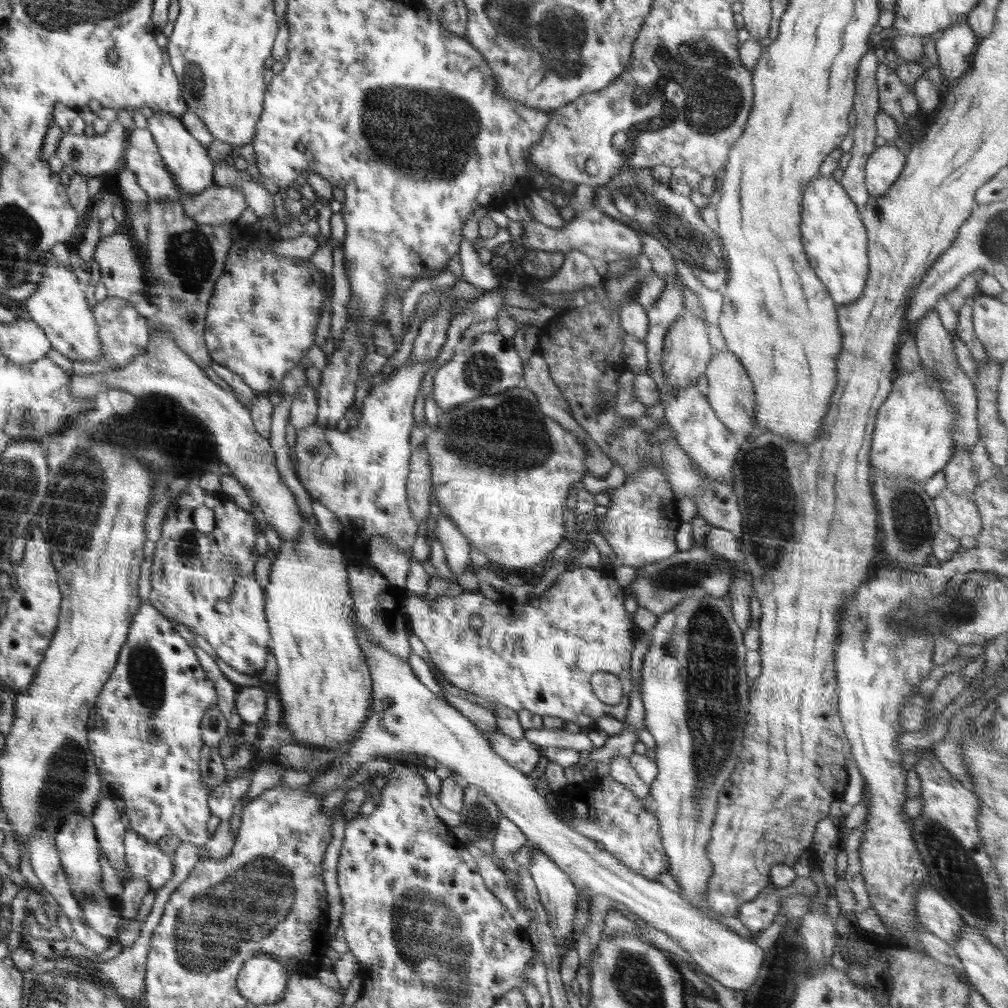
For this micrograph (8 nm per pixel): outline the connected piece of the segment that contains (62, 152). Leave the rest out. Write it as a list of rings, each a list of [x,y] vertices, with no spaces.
[[[120,120],[110,121],[110,125],[104,134],[95,134],[92,137],[86,135],[66,134],[62,136],[55,154],[62,160],[64,166],[72,166],[74,173],[80,173],[87,177],[97,177],[100,174],[116,173],[120,169],[124,158],[127,137],[129,131]]]

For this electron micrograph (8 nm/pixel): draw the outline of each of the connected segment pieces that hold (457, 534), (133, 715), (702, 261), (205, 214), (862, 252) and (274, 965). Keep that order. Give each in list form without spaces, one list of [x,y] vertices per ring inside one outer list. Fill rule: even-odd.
[[[440,512],[434,532],[443,546],[450,572],[454,576],[464,574],[467,571],[468,562],[471,560],[470,544],[446,512]]]
[[[149,601],[142,604],[142,612],[138,616],[134,615],[134,628],[130,628],[130,640],[126,639],[126,648],[122,648],[122,660],[117,660],[118,668],[114,667],[114,676],[110,675],[110,684],[106,684],[106,692],[102,692],[102,700],[98,700],[98,712],[94,712],[95,727],[90,730],[89,740],[93,756],[96,758],[98,768],[101,769],[102,780],[108,782],[113,796],[116,796],[125,802],[125,816],[130,821],[130,830],[136,831],[146,841],[152,844],[158,844],[158,841],[164,837],[178,836],[180,841],[196,846],[202,846],[210,839],[211,834],[206,828],[206,822],[212,812],[208,807],[208,798],[210,798],[210,786],[202,781],[198,761],[200,760],[200,750],[202,750],[202,735],[200,735],[200,720],[208,708],[217,704],[221,713],[228,721],[228,735],[236,737],[236,729],[242,724],[238,711],[236,711],[236,694],[238,687],[228,679],[216,665],[216,661],[208,653],[204,652],[200,646],[194,644],[190,647],[186,639],[178,634],[174,624],[166,618],[160,611],[156,610]]]
[[[621,168],[608,183],[595,186],[594,204],[605,214],[626,226],[661,241],[672,258],[686,264],[690,272],[712,290],[722,291],[729,281],[728,262],[719,235],[700,216],[700,209],[690,197],[670,189],[668,183],[654,179],[652,168]],[[722,258],[722,260],[720,260]]]
[[[212,184],[196,196],[179,198],[186,215],[200,224],[235,223],[244,210],[246,199],[234,187]]]
[[[818,175],[804,191],[800,232],[808,262],[836,305],[847,305],[862,296],[869,271],[867,234],[861,209],[833,176]]]
[[[258,953],[247,960],[240,970],[237,988],[242,997],[256,1004],[272,1004],[286,993],[288,972],[274,957]]]

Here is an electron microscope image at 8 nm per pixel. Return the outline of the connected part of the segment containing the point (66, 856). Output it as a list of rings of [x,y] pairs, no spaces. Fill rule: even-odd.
[[[80,813],[66,815],[66,822],[62,823],[62,828],[58,830],[54,840],[64,873],[68,878],[70,893],[83,911],[85,922],[107,938],[114,936],[115,927],[122,917],[118,910],[114,910],[113,901],[102,888],[101,867],[98,861],[100,842],[97,840],[93,821]]]

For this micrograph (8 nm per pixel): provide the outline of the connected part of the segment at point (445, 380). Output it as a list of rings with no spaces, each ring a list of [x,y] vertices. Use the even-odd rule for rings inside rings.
[[[499,332],[477,335],[470,346],[461,347],[434,376],[433,400],[438,405],[438,418],[442,411],[450,411],[470,400],[482,396],[501,394],[522,385],[523,362],[514,348],[512,338]]]

